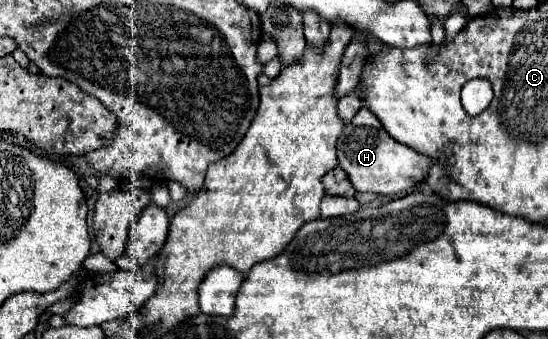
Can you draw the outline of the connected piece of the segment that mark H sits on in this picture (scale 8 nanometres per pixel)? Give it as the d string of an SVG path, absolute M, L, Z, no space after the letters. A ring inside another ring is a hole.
M360 110L352 126L356 128L344 128L338 140L338 162L340 168L348 174L356 192L376 192L386 196L410 190L414 184L424 182L432 160L388 136L380 120L370 110Z

